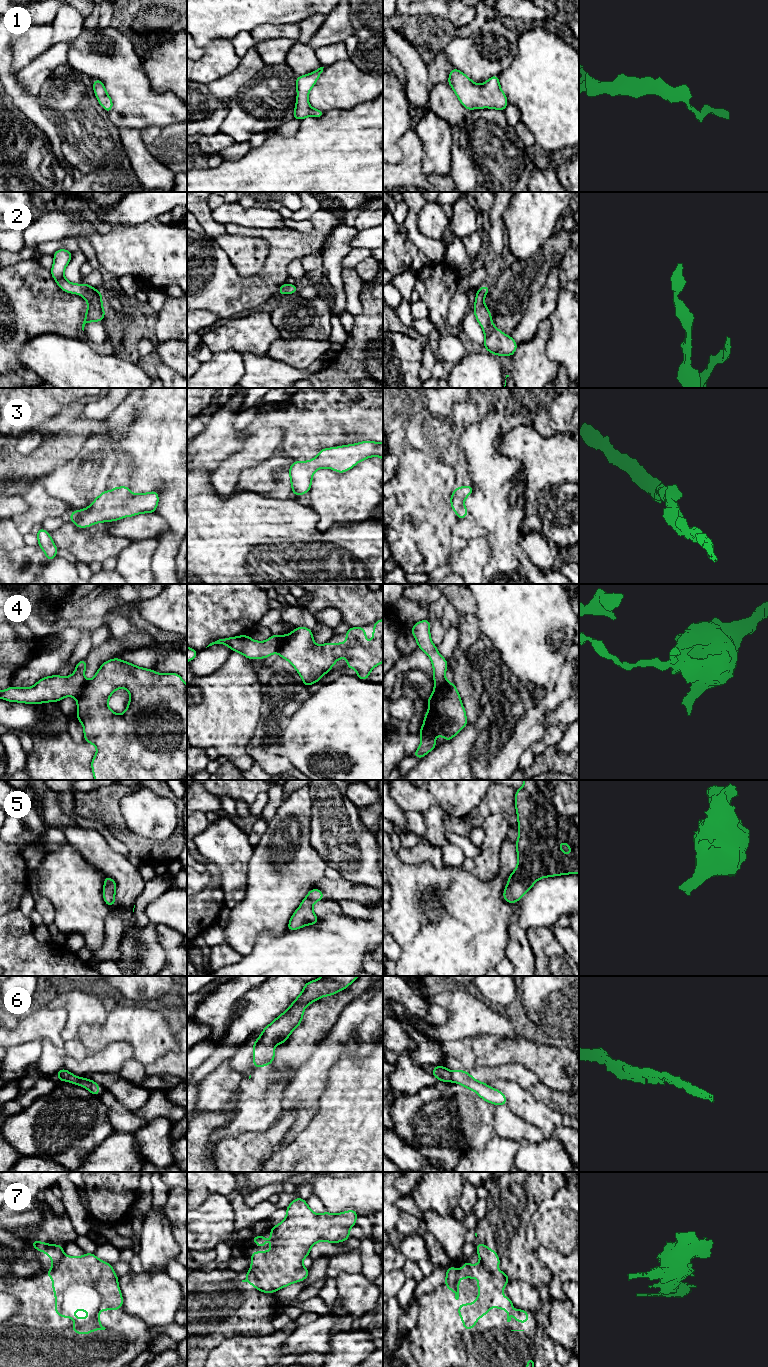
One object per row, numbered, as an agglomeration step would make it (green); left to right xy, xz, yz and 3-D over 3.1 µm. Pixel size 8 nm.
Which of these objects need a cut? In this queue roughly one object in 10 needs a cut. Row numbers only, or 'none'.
4, 7

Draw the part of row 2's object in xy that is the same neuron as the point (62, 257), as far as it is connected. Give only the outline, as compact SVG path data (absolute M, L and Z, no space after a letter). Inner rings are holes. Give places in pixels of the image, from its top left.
M59 249L53 257L54 263L50 272L58 286L66 293L81 295L88 302L82 330L84 331L87 322L103 321L105 312L102 306L102 293L88 284L73 284L64 277L64 270L72 258L72 253L66 249Z

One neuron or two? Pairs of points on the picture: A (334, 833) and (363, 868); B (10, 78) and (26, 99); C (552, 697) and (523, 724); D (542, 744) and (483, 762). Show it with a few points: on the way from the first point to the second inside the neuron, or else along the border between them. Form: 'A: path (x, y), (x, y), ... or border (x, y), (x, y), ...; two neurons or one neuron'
A: path (343, 842), (353, 852), (356, 859); one neuron
B: path (11, 83), (21, 94); one neuron
C: path (545, 702), (530, 717); one neuron
D: border (545, 727), (542, 735), (530, 746); two neurons

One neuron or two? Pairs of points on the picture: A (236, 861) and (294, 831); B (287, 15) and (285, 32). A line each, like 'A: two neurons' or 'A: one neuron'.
A: two neurons
B: two neurons

